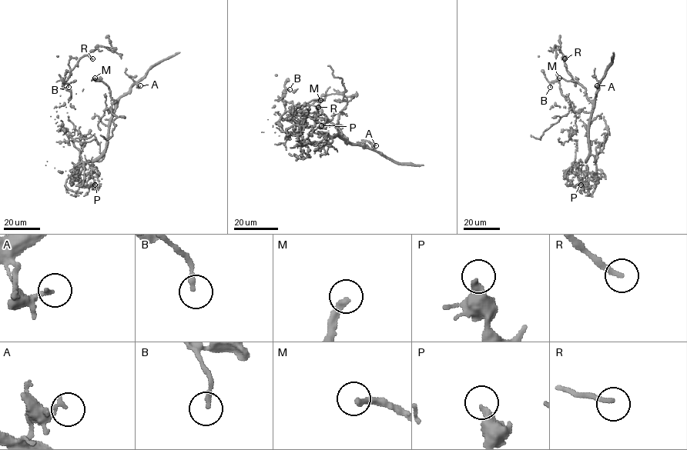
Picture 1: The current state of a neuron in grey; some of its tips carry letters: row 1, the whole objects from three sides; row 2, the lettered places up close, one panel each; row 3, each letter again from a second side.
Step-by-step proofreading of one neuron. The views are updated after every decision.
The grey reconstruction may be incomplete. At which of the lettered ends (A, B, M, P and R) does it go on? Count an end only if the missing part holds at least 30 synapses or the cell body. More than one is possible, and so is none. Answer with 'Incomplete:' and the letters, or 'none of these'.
Incomplete: M, R

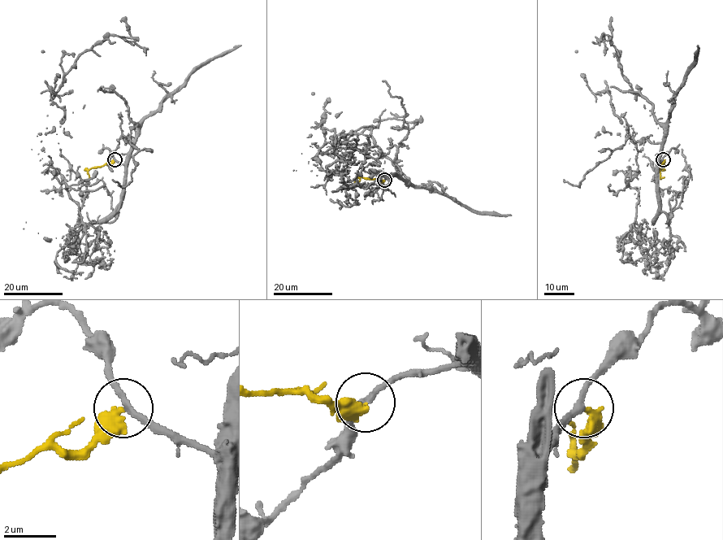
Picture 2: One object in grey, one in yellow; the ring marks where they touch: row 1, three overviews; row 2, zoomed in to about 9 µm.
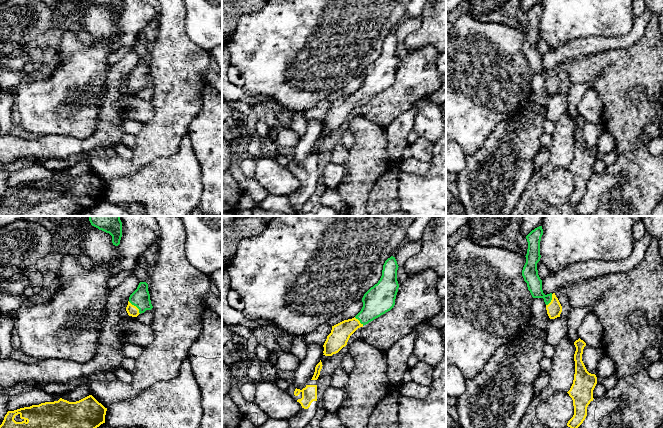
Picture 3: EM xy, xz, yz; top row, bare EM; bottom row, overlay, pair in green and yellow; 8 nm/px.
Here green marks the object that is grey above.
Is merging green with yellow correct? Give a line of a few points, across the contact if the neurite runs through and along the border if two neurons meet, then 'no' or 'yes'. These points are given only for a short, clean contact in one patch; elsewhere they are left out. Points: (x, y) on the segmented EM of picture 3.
line xy (140, 298), (135, 305), (132, 310); yes

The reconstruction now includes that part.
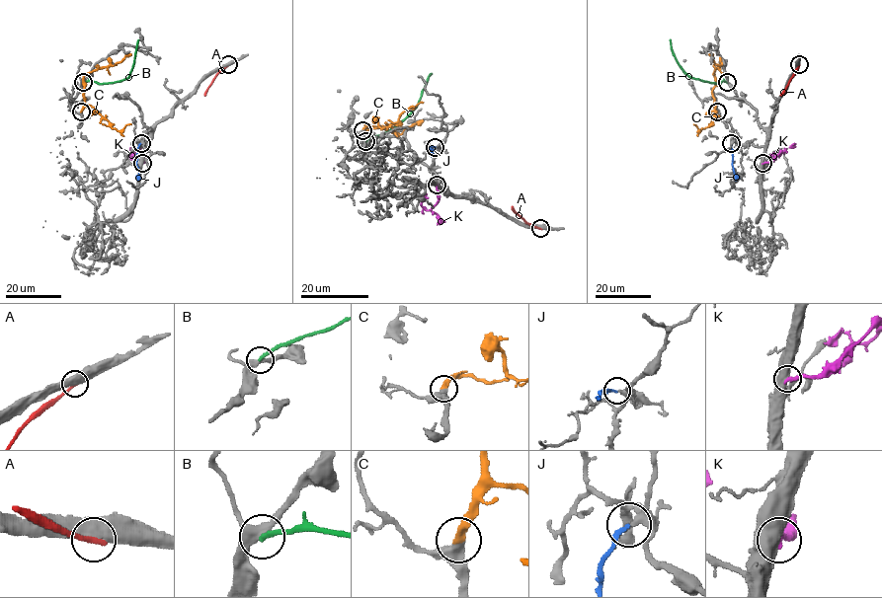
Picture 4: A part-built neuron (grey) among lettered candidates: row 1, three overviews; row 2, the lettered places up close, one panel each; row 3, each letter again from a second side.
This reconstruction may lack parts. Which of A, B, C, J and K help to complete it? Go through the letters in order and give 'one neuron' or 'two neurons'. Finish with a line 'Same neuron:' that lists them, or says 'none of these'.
A: two neurons
B: two neurons
C: one neuron
J: one neuron
K: two neurons
Same neuron: C, J

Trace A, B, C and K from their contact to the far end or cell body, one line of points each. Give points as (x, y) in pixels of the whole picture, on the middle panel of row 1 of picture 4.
A: (539, 228), (528, 223), (511, 206)
B: (365, 142), (396, 126), (417, 104), (432, 73)
C: (363, 130), (365, 124), (365, 127), (382, 127), (401, 134), (406, 126), (423, 120)
K: (437, 185), (438, 201), (430, 210), (421, 205), (426, 194)

